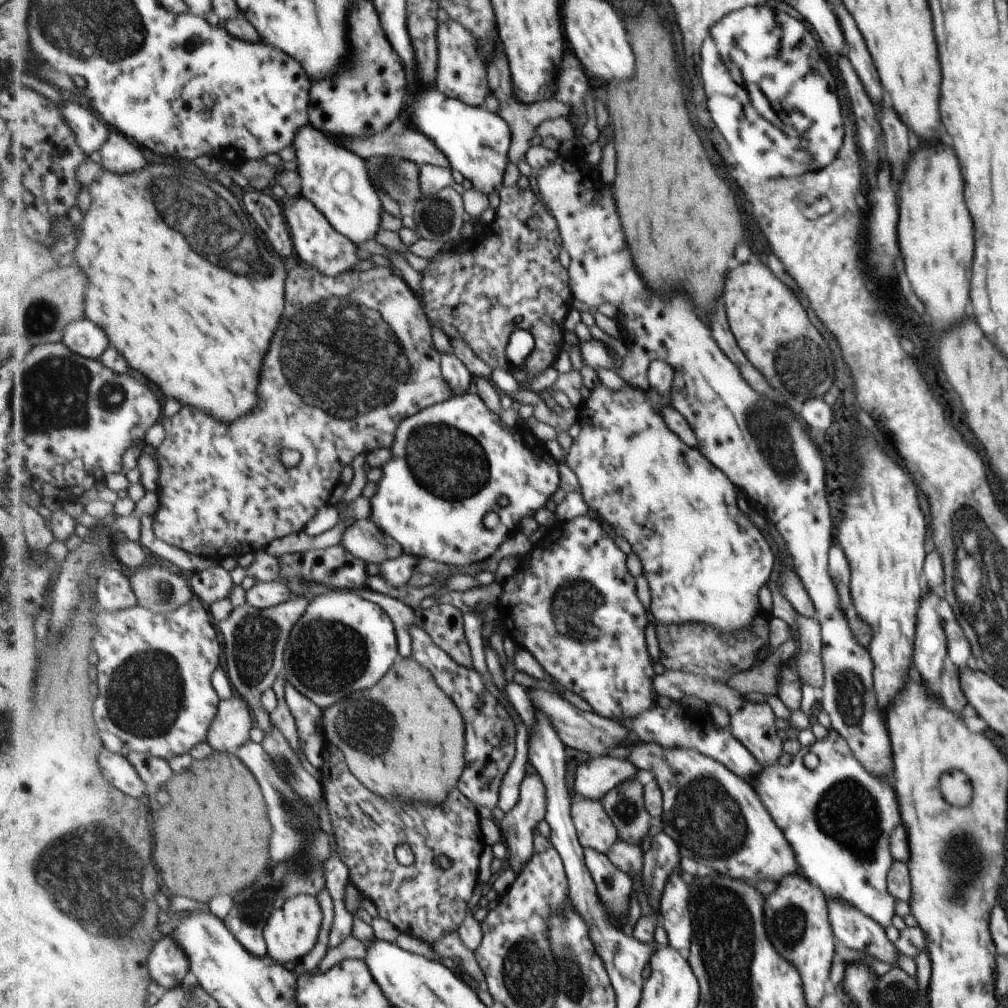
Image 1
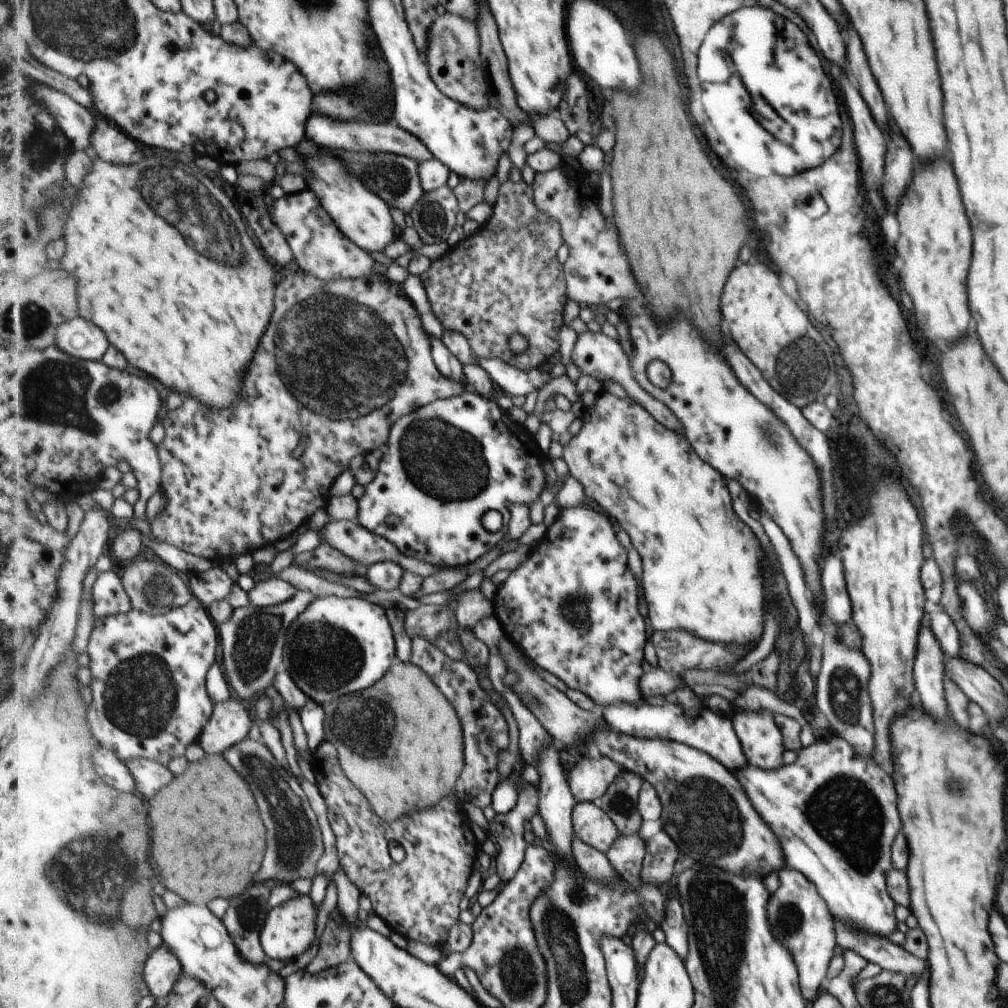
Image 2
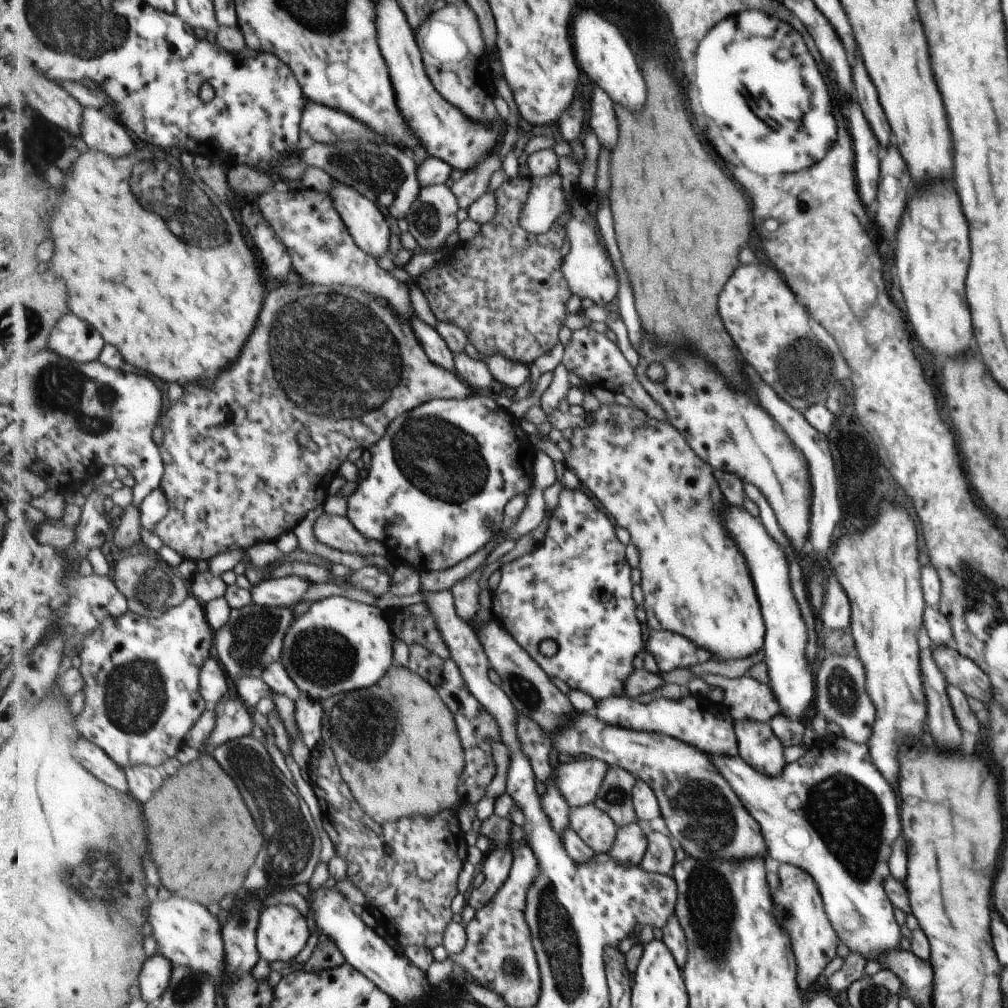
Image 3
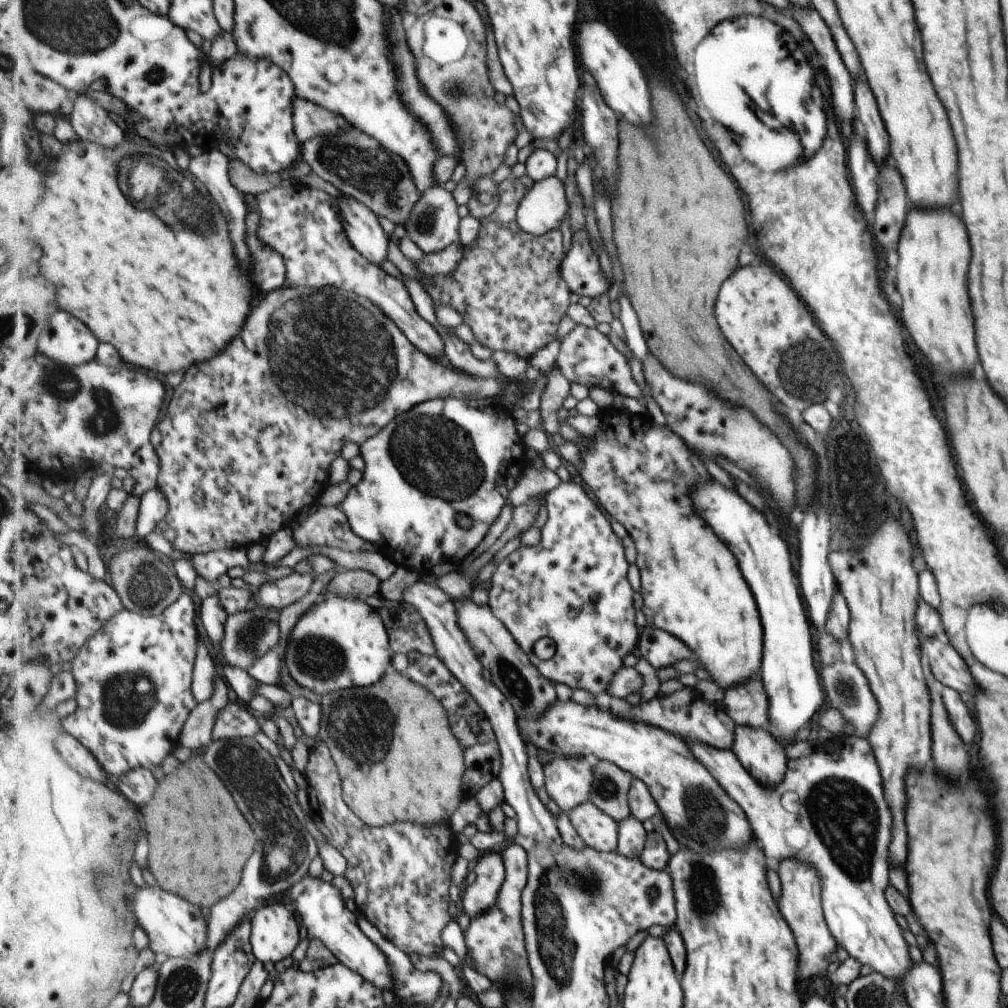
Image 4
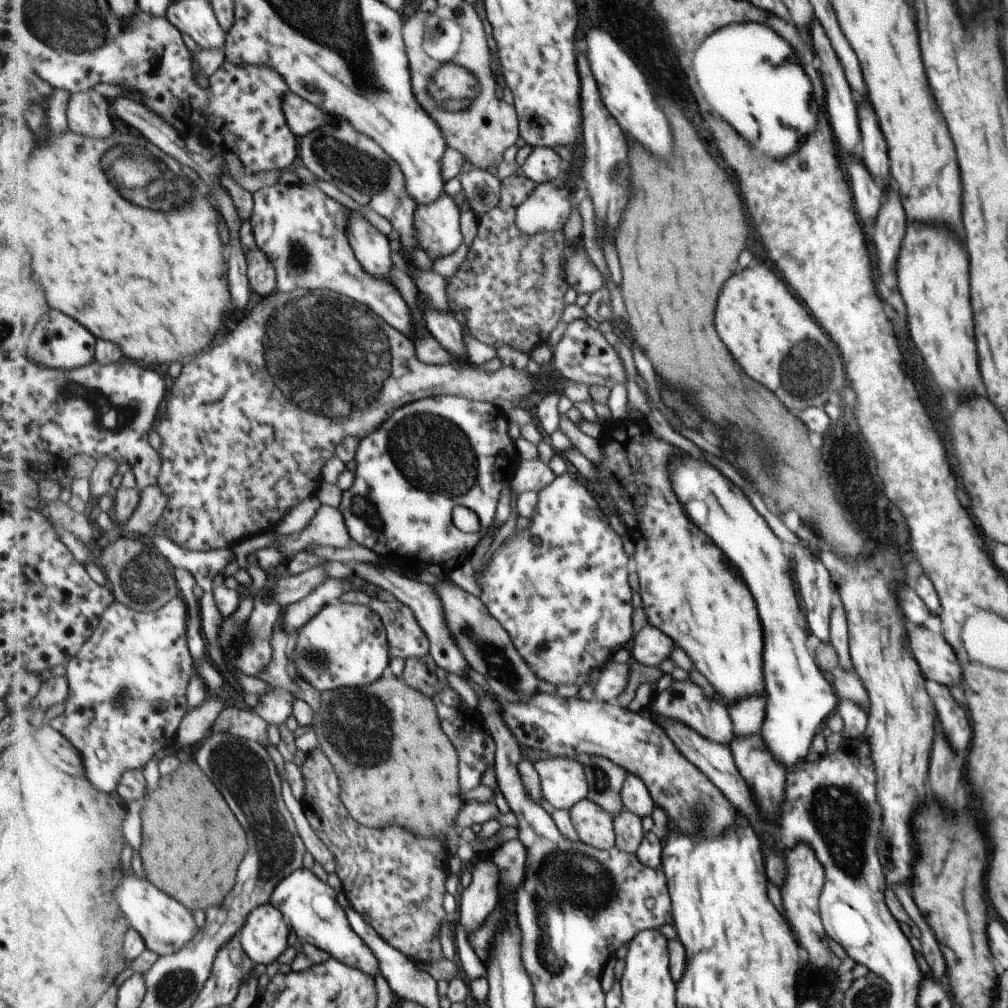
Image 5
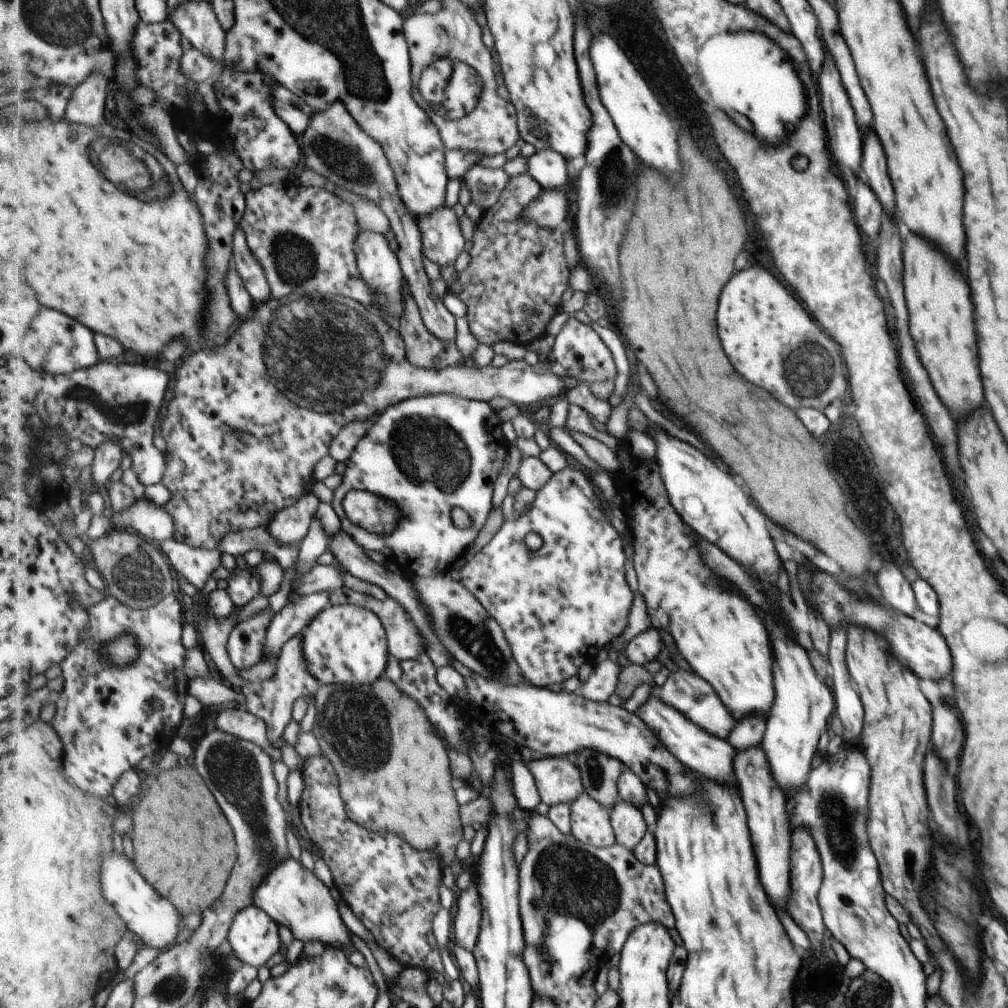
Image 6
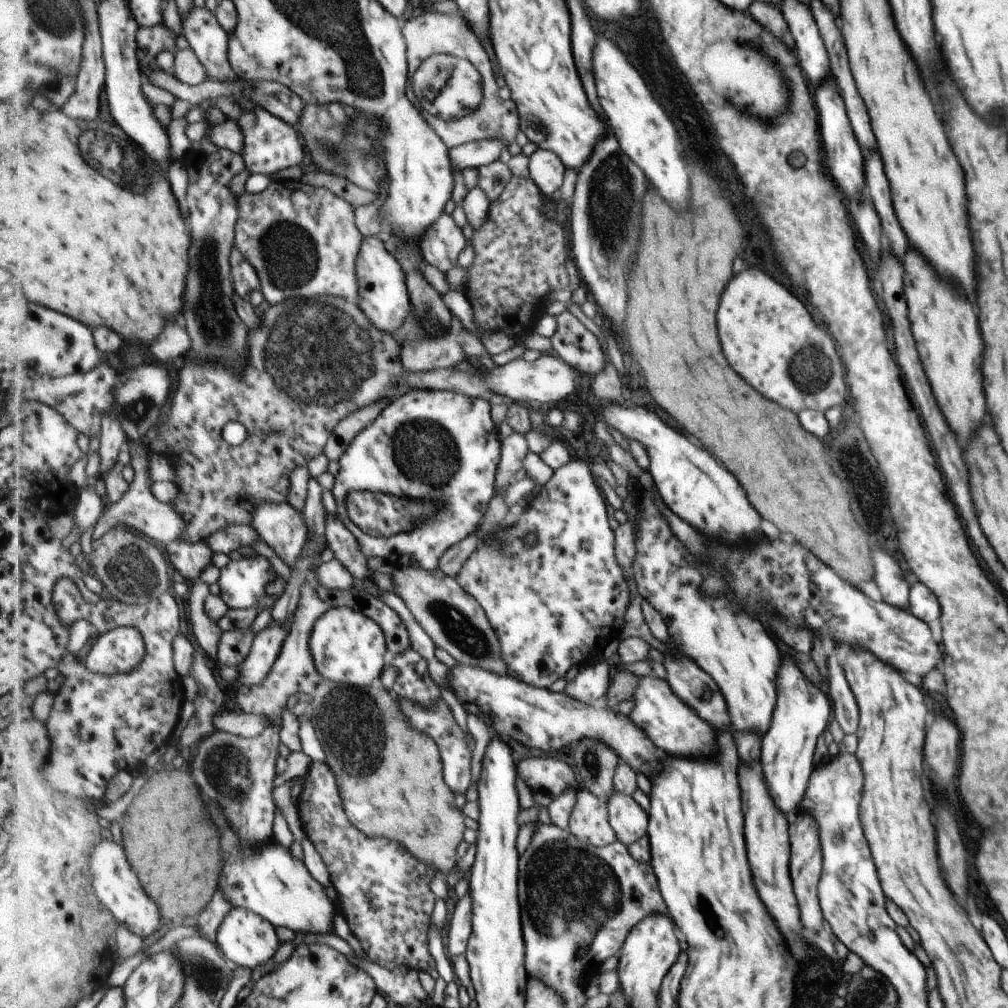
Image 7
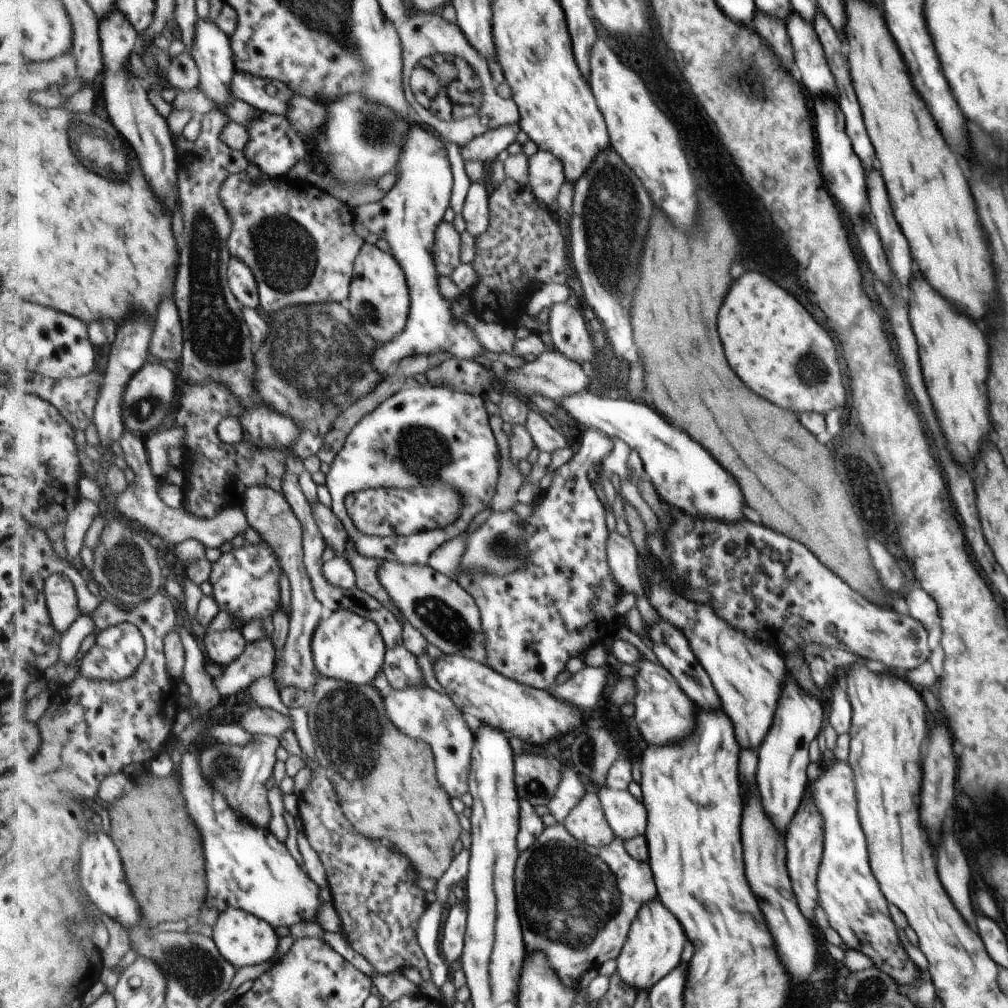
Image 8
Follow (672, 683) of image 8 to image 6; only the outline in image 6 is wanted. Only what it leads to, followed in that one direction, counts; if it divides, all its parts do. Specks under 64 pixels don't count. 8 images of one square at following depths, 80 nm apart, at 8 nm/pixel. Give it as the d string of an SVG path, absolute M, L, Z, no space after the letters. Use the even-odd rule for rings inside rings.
M654 685L652 686L651 696L645 704L637 708L635 713L649 724L654 732L661 732L661 740L665 740L665 746L677 756L677 760L685 760L685 764L689 764L689 768L697 768L697 774L705 776L707 780L721 782L721 784L733 784L733 788L737 788L733 768L731 768L731 756L733 756L731 746L727 742L723 742L723 740L717 740L717 738L709 736L707 732L703 732L695 724L691 724L675 708L665 704L660 698L659 689Z

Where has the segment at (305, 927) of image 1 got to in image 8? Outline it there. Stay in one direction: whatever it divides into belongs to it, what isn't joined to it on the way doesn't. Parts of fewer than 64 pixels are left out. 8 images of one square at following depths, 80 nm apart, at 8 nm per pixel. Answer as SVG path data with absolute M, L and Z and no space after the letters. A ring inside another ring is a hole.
M233 907L220 914L217 918L217 924L212 927L212 930L212 940L217 944L224 958L229 960L237 969L269 962L275 956L277 946L279 946L280 938L275 934L271 924Z

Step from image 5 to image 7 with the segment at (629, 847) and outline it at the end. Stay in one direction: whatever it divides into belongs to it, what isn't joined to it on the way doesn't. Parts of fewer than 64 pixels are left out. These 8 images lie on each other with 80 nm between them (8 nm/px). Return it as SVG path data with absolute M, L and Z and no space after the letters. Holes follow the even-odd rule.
M614 792L608 800L608 813L618 840L623 844L632 845L647 834L649 816L631 796Z

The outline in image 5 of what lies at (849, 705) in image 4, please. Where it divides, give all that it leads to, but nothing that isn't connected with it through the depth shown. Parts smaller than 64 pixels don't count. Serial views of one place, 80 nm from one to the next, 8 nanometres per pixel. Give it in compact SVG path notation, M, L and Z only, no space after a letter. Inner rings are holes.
M837 667L833 672L829 673L830 680L833 680L833 692L837 694L837 699L849 700L853 704L857 704L863 712L867 712L869 706L869 698L867 692L859 680L859 676L849 668Z

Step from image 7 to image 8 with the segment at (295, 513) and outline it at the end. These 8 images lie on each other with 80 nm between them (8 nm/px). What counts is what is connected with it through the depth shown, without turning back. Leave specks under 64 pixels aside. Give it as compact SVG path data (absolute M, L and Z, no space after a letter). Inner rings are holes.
M251 486L245 492L241 506L245 511L249 525L259 534L260 539L267 542L275 550L280 566L290 583L292 597L290 632L283 656L279 660L279 668L274 671L272 678L280 689L293 686L314 691L321 675L314 664L312 640L319 624L326 617L327 611L315 595L311 578L304 564L303 526L282 493L275 492L273 488L267 488L267 486Z

